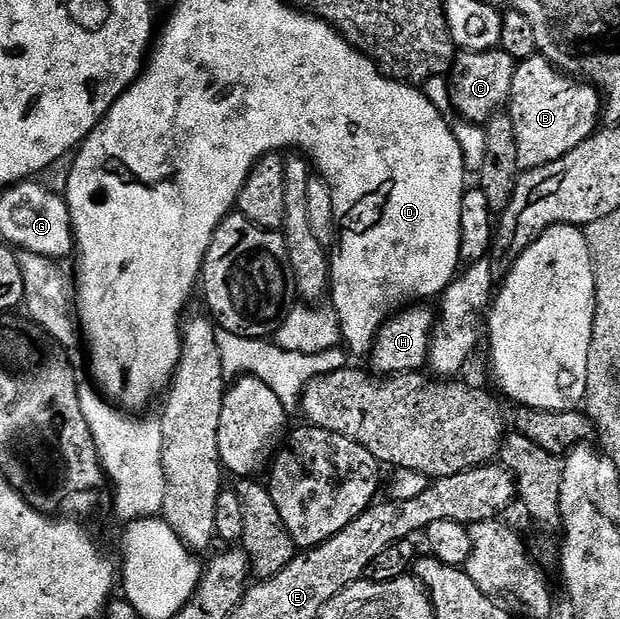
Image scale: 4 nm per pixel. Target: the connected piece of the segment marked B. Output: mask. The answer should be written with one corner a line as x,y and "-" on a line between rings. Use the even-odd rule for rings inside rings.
539,53
519,61
514,67
512,92
508,103
508,113
516,132
519,167
523,171
535,170
544,164
552,164
552,160
560,160
560,156
572,152
572,148
591,138
599,129
598,118
600,122
603,110
604,99
591,83
559,70

